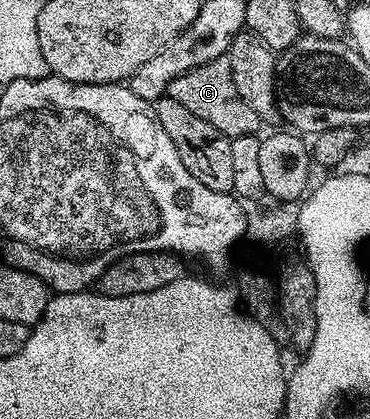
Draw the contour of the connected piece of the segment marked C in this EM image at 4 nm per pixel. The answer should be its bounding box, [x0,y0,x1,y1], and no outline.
[169,56,260,139]

